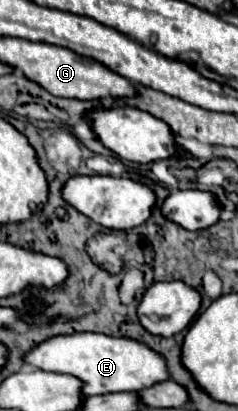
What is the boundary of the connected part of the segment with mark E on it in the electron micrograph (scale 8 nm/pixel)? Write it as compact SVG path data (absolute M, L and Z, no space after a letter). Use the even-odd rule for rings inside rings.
M71 333L71 335L49 337L49 339L41 341L39 345L35 345L33 349L29 349L23 355L23 363L39 367L43 371L67 373L67 375L77 377L83 383L81 393L85 393L85 395L103 395L103 393L119 393L119 391L135 393L135 391L141 391L149 385L169 379L165 359L159 353L155 353L153 349L149 349L147 345L143 345L139 341L133 341L127 337L109 337L109 335L101 335L101 333Z

